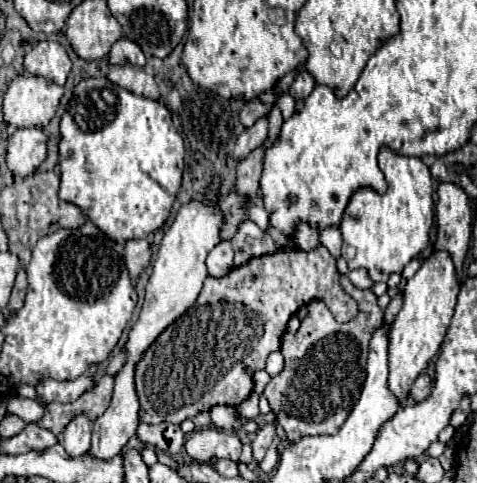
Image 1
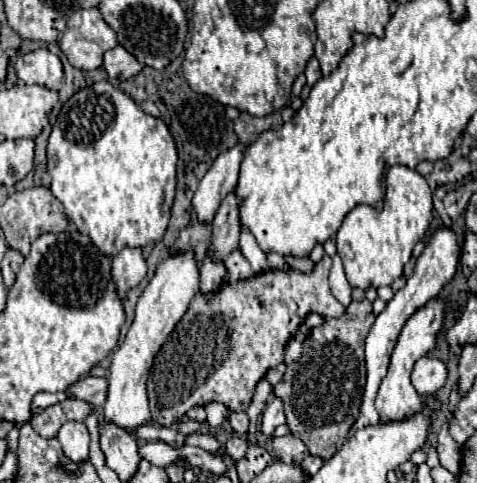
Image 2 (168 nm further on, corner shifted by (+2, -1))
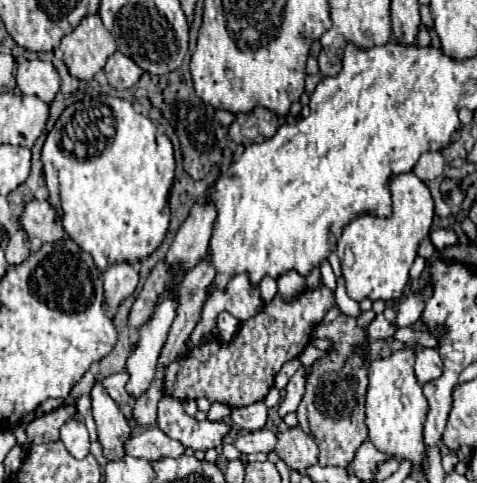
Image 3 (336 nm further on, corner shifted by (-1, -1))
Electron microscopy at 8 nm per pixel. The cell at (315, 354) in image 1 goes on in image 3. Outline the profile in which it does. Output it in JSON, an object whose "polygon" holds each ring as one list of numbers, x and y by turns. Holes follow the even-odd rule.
{"polygon":[[338,314,338,318,330,324,318,324,312,334,330,340,332,348,324,358,312,364,306,392,296,410,296,416,300,428,318,444,320,464,346,466,354,458,356,448,368,438,368,428,364,424,364,402,368,392,368,334,366,328,358,326,358,318,346,314]]}

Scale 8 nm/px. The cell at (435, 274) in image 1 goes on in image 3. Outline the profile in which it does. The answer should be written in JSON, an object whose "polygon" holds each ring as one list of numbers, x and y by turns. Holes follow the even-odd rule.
{"polygon":[[406,346,388,358,370,362,370,386,366,394,366,426,370,432,370,440,378,450,382,450,388,456,408,458,414,466,420,466,424,458,422,426,426,420,428,402,414,376,414,354,416,350,412,346]]}

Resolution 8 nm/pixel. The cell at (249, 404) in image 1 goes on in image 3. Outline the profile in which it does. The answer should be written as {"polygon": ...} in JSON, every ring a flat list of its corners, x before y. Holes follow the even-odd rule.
{"polygon":[[256,402,244,408,234,408,230,418,232,424,238,426,240,430,262,430,266,424,266,404,264,402]]}

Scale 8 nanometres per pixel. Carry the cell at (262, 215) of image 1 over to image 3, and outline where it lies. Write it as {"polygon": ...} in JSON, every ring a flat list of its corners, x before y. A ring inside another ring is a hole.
{"polygon":[[264,276,264,280,258,284,258,288,260,288,260,294,262,294,262,302,270,302,274,298,274,294,278,292,276,280,270,278,270,276]]}

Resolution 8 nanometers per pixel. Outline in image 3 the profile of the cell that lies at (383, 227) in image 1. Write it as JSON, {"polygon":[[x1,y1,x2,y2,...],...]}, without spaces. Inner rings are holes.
{"polygon":[[412,172,398,174,390,182,392,192,392,216,358,216,350,224,344,226,344,232,338,240,338,257,342,260,342,274,346,280,348,296,354,300,370,298,392,302,398,300,408,286,408,270,416,260,416,252,420,242,428,236,434,216,434,200,430,196,428,186],[350,248,354,254,354,264,346,266,344,252]]}

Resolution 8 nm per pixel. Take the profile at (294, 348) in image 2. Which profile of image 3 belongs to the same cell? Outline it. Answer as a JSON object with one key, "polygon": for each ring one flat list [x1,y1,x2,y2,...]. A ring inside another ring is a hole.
{"polygon":[[308,344,308,346,304,348,304,352,298,356,298,360,300,360,302,364,312,364,314,360,318,360,318,358,322,358,322,356,324,356,322,350,318,350,318,348,314,348,312,344]]}

